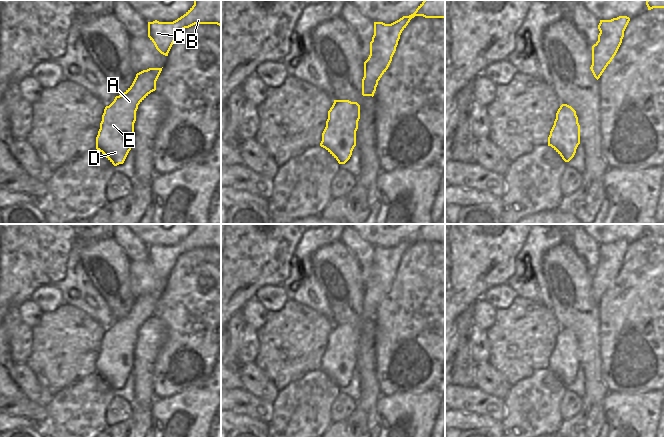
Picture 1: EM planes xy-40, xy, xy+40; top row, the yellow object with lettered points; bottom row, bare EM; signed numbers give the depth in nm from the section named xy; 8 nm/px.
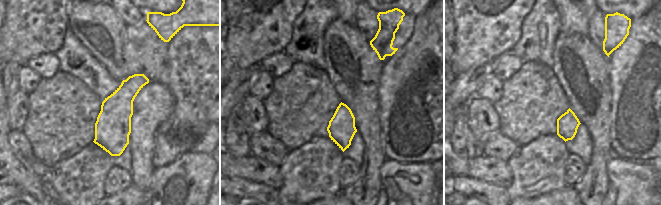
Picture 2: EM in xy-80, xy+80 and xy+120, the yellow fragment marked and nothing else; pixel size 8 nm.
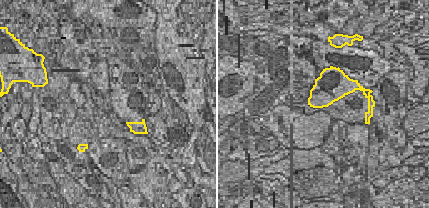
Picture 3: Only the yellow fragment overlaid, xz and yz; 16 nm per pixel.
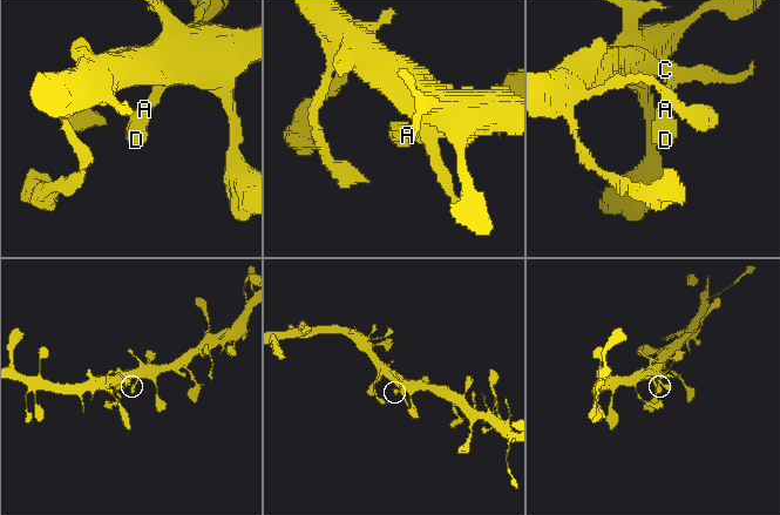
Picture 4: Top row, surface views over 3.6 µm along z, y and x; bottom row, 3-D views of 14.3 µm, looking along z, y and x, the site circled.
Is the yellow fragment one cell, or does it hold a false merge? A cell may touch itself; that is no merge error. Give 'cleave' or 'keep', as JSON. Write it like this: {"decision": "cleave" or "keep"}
{"decision": "keep"}

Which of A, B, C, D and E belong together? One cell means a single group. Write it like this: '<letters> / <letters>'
A B C D E

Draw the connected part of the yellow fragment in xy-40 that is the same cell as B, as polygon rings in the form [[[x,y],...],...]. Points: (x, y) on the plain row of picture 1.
[[[194,224],[194,229],[173,246],[148,246],[148,261],[161,278],[168,280],[178,257],[195,248],[221,250],[221,224]]]

